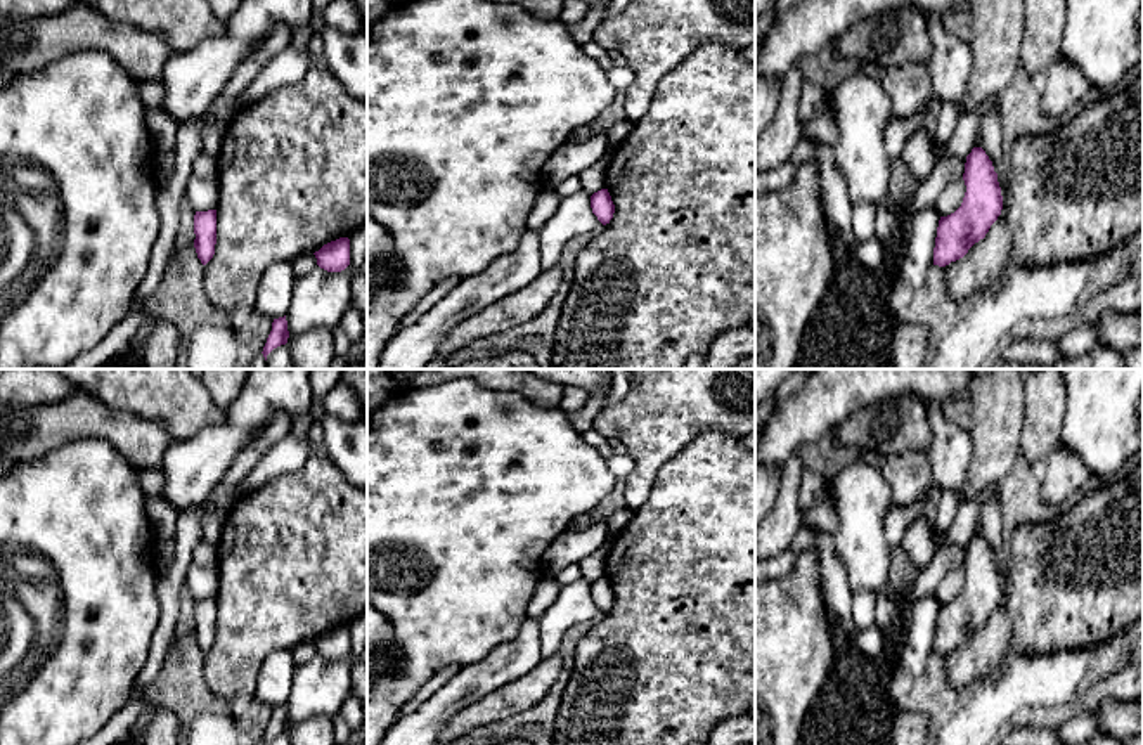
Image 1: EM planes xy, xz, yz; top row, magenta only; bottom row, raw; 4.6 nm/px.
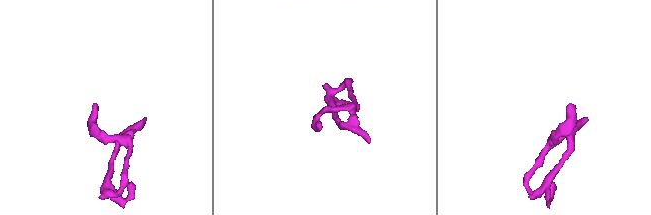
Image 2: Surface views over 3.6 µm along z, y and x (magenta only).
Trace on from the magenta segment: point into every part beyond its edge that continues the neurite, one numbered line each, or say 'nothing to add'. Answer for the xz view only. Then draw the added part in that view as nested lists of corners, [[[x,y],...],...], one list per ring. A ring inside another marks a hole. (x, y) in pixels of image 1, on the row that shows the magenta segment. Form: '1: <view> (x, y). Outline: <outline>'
nothing to add

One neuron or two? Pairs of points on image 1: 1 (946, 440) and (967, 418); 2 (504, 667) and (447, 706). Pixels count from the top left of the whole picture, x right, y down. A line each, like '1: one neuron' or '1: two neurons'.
1: two neurons
2: one neuron

